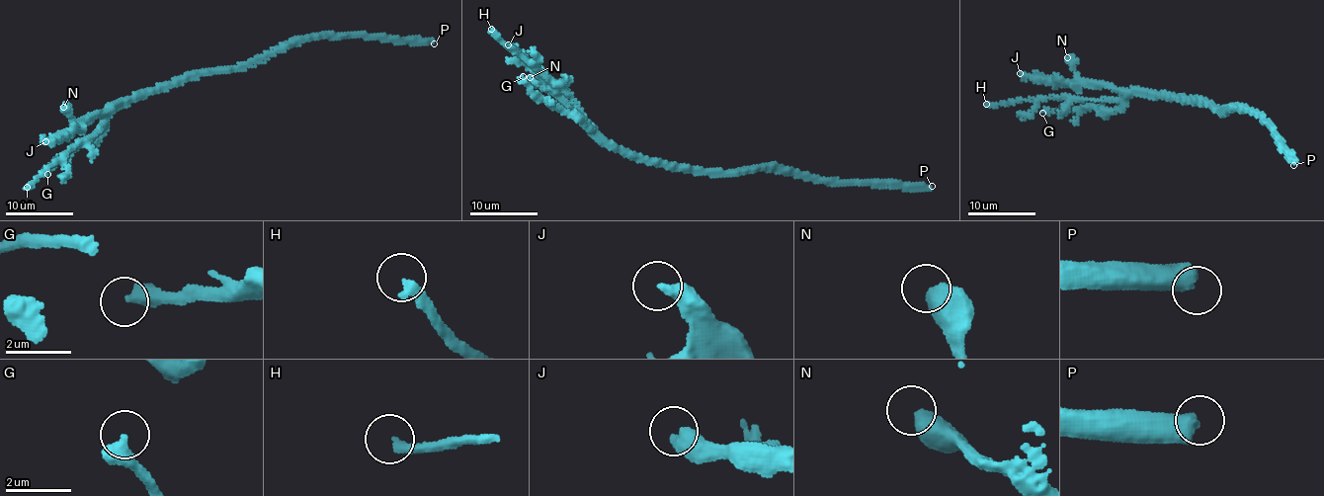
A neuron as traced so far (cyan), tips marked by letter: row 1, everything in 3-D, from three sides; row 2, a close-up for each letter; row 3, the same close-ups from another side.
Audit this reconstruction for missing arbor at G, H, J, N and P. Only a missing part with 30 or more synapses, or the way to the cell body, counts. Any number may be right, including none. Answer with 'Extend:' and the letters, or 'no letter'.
Extend: P

